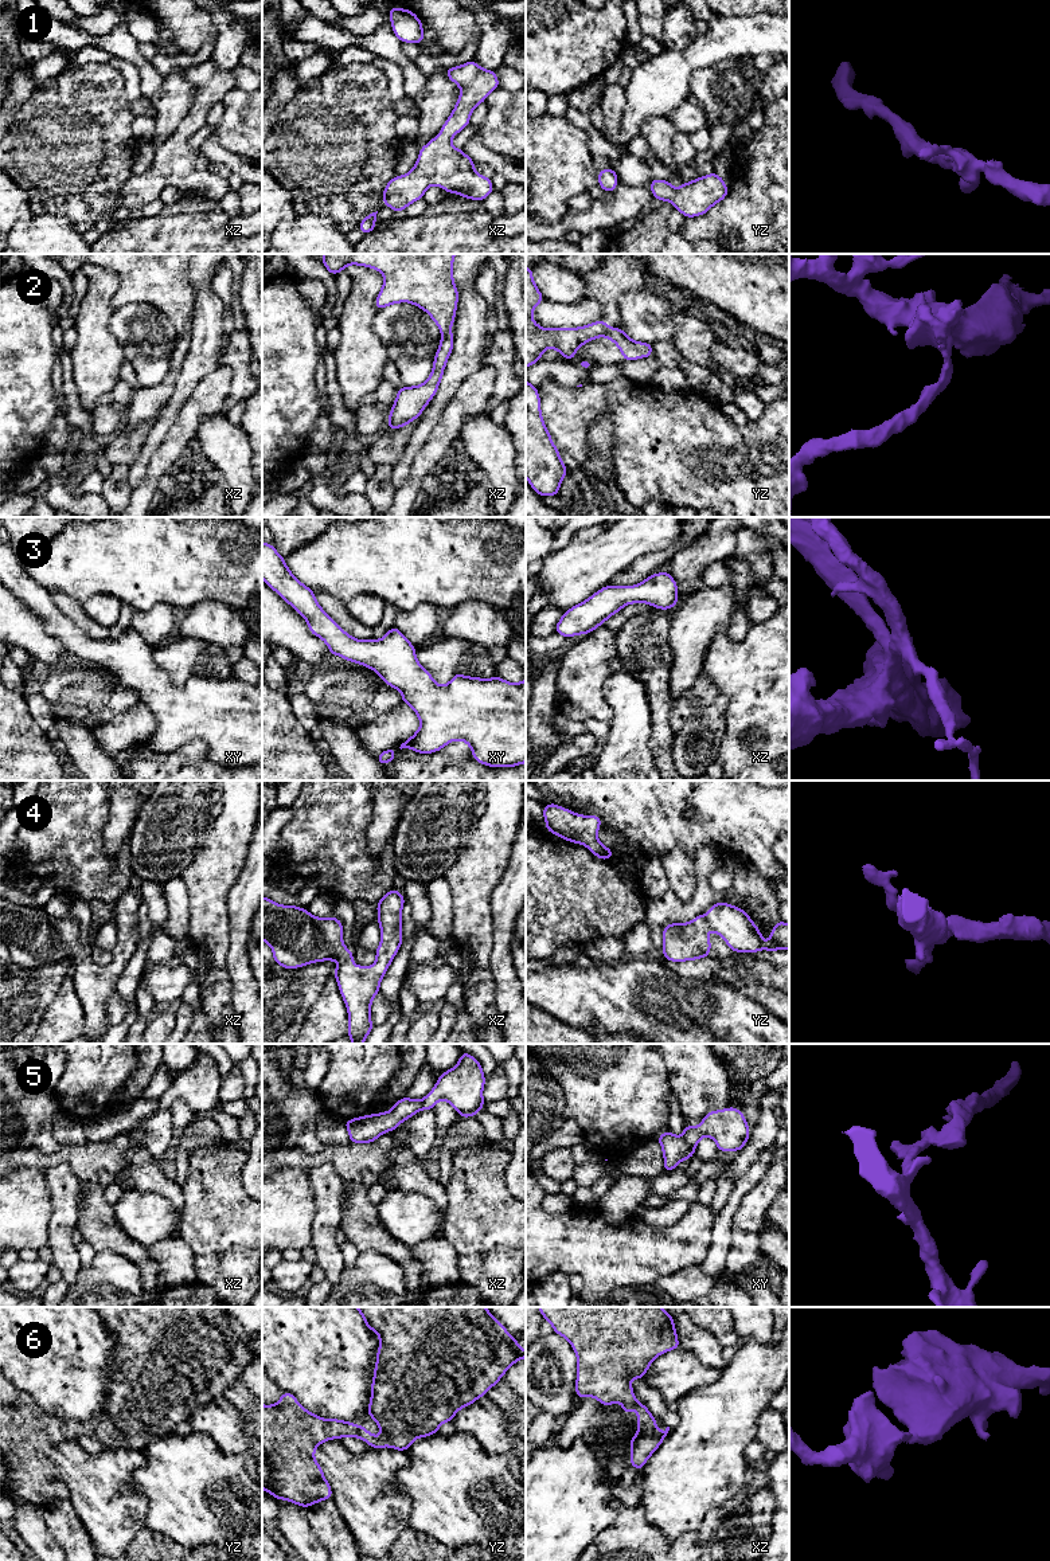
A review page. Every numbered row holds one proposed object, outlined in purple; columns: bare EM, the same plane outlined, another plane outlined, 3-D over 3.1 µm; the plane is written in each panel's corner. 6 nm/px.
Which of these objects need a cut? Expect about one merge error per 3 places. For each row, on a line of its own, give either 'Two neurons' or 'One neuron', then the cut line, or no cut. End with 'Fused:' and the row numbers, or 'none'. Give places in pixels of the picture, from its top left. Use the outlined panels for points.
1: One neuron. No split
2: One neuron. No split
3: One neuron. No split
4: One neuron. No split
5: Two neurons. Split along xy (680, 1137), (693, 1149)
6: One neuron. No split
Fused: 5

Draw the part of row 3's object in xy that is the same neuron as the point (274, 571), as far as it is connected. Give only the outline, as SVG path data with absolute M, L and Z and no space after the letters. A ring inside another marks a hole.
M262 541L262 579L286 603L289 603L308 623L311 633L321 638L331 654L340 656L347 661L364 665L376 672L389 685L398 689L402 703L409 704L419 719L421 727L414 735L401 744L419 754L432 754L454 740L464 740L472 748L476 762L489 767L515 767L526 763L526 678L519 684L508 682L497 676L492 678L469 677L456 673L446 685L438 685L432 674L417 661L417 649L410 641L393 626L380 639L356 639L346 633L317 603L315 592L302 584L288 568L285 559L274 545Z

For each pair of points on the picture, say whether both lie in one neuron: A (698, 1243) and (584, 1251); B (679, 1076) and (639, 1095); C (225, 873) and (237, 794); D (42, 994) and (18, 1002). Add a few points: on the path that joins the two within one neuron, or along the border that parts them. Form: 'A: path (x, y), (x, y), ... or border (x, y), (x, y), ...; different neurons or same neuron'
A: path (670, 1250), (612, 1251); same neuron
B: border (660, 1057), (672, 1092); different neurons
C: path (225, 853), (227, 840), (237, 822), (237, 814); same neuron
D: path (36, 994), (23, 1000); same neuron

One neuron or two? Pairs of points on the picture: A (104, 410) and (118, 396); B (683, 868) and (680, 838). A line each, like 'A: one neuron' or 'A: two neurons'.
A: one neuron
B: two neurons

